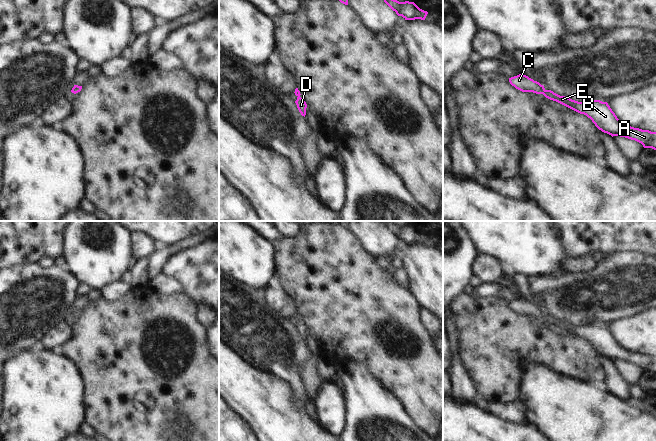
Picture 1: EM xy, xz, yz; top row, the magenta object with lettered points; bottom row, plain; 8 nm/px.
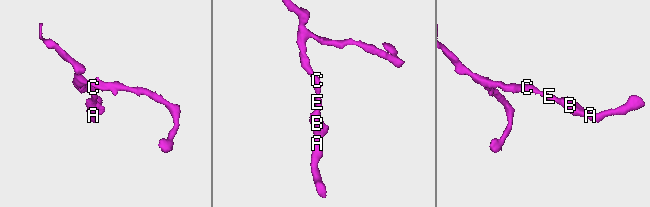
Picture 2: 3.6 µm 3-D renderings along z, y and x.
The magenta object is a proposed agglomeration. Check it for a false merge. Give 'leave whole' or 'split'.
leave whole

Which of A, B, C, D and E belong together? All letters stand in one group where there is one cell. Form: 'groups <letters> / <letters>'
groups A B C D E

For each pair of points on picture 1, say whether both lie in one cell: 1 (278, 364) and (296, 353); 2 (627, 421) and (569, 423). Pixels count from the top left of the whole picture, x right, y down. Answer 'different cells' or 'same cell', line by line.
1: same cell
2: same cell

